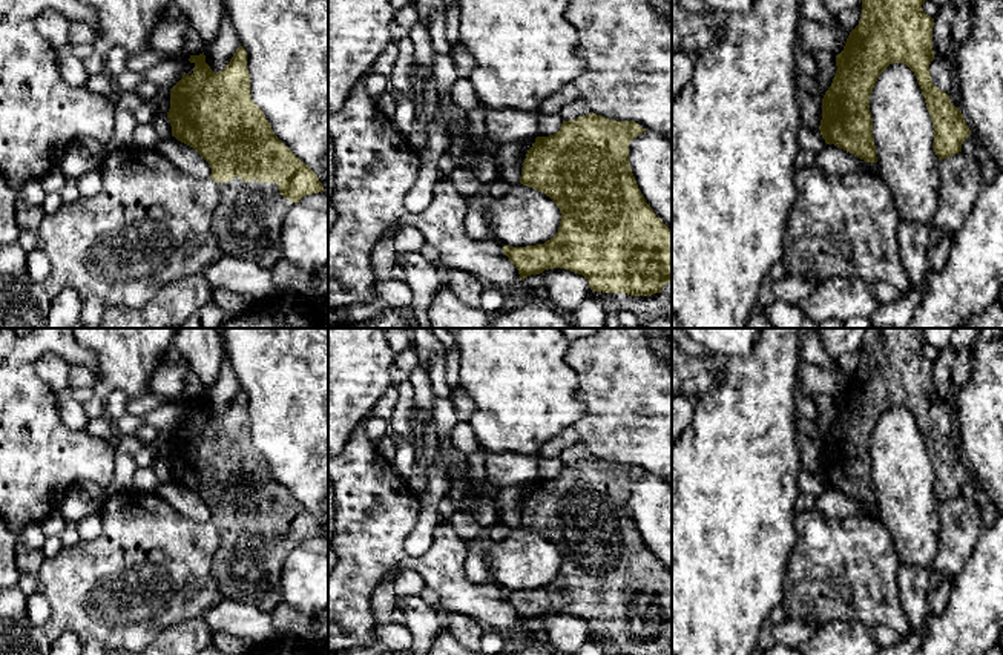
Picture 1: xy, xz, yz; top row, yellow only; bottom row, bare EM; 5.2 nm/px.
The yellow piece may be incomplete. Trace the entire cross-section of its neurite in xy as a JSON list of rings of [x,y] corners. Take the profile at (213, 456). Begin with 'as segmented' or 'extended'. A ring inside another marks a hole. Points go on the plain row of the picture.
extended | [[[242,390],[221,416],[210,413],[204,396],[190,399],[189,405],[195,408],[193,417],[184,416],[170,433],[167,462],[172,480],[193,491],[210,508],[210,522],[219,535],[212,574],[222,597],[252,601],[270,612],[282,601],[278,580],[285,560],[302,540],[324,535],[324,529],[275,479],[264,456],[252,443],[247,396]]]

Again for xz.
extended | [[[597,457],[563,465],[560,474],[537,480],[528,494],[520,526],[549,540],[561,557],[558,575],[544,588],[509,591],[503,597],[517,611],[520,624],[549,612],[583,618],[592,635],[607,637],[626,655],[672,655],[672,574],[646,546],[629,508],[629,488],[646,471],[635,465],[609,463]]]

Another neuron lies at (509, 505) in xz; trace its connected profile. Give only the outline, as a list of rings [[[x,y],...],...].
[[[529,482],[520,486],[506,486],[500,489],[500,497],[495,502],[495,508],[502,515],[505,525],[512,529],[520,529],[521,511],[528,494],[535,486],[535,482]]]

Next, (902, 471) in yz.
[[[903,406],[890,408],[877,422],[871,440],[873,482],[880,522],[891,534],[902,564],[931,571],[939,548],[939,500],[932,492],[934,468],[914,416]]]

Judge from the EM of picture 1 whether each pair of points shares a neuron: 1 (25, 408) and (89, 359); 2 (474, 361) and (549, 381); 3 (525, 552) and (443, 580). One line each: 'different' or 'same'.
1: same
2: same
3: different

